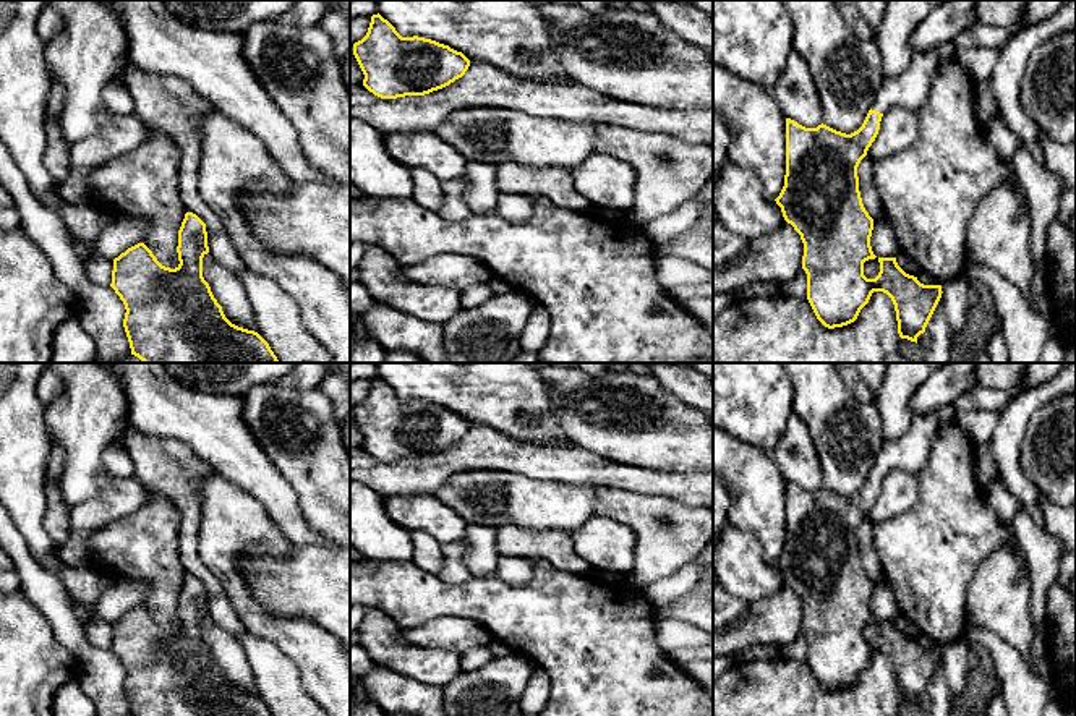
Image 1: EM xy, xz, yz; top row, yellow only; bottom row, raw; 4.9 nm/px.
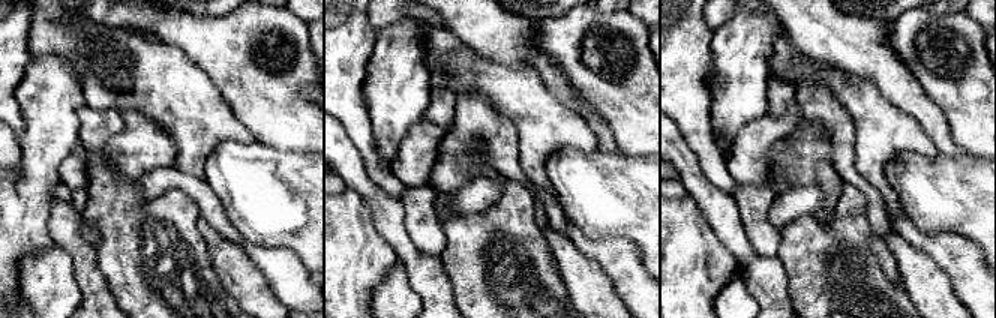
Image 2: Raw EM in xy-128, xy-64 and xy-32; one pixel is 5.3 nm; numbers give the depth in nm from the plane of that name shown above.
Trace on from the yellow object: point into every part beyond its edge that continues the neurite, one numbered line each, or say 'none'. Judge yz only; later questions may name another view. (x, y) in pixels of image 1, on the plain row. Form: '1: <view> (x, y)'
1: yz (909, 452)

